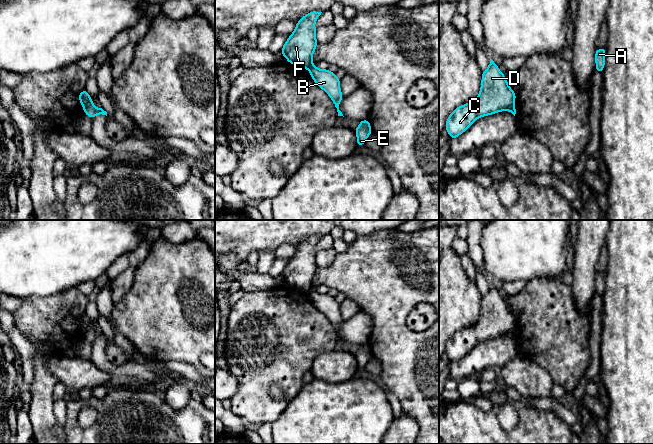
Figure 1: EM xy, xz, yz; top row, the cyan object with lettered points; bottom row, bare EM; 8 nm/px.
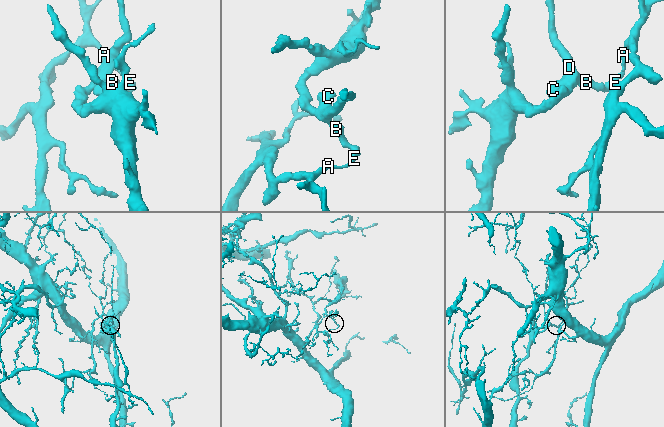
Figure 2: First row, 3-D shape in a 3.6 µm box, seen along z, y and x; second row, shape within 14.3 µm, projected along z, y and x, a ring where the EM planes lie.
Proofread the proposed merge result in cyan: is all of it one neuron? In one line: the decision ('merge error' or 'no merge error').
merge error

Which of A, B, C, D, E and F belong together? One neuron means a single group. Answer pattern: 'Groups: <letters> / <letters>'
Groups: A B E / C D F

